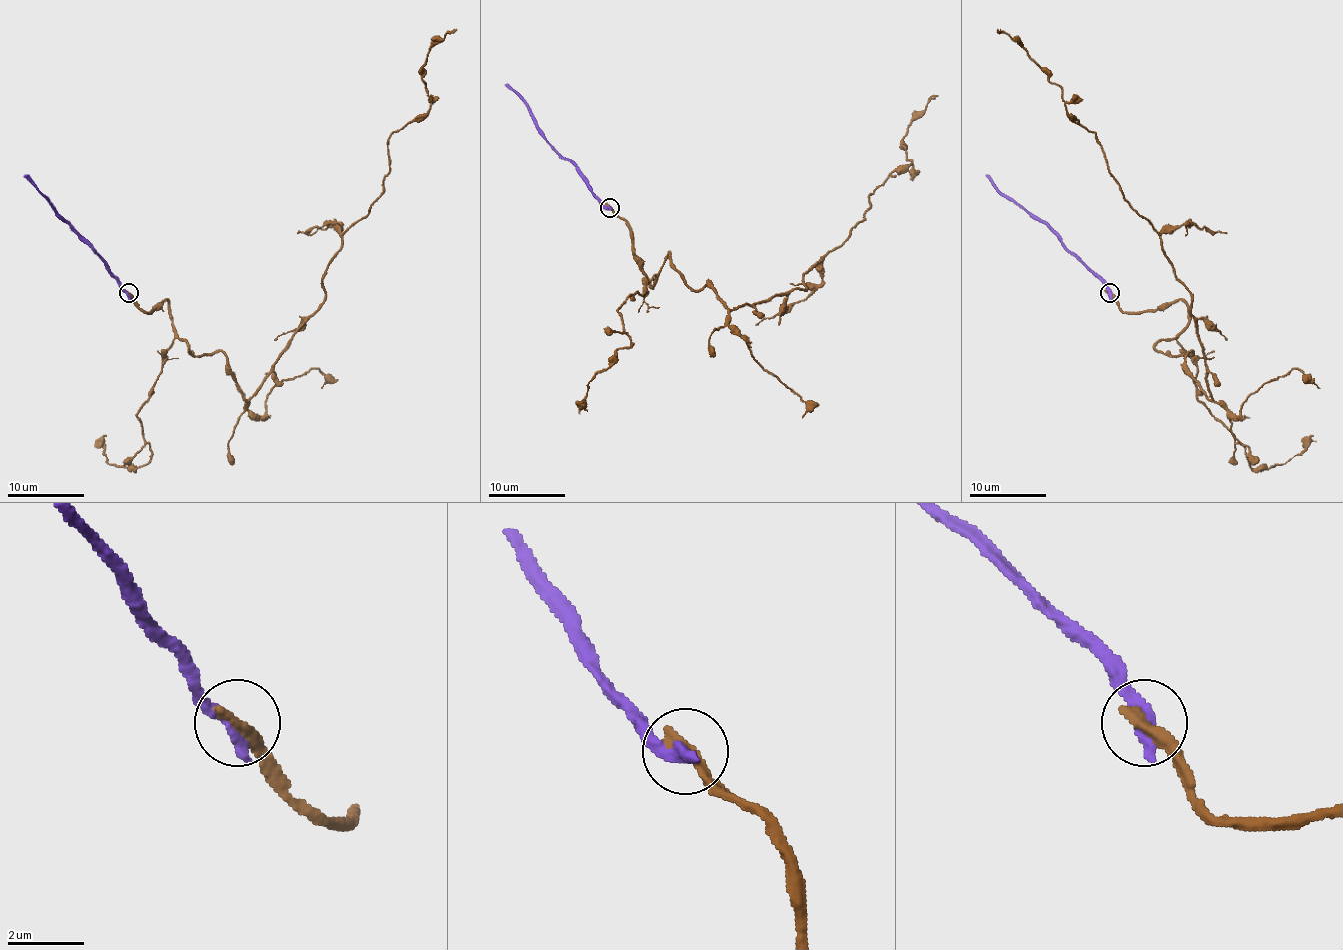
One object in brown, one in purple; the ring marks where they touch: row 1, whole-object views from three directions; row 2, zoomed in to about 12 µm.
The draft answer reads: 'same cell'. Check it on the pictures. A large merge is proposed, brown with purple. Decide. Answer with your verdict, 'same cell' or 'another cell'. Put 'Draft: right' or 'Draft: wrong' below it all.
another cell
Draft: wrong

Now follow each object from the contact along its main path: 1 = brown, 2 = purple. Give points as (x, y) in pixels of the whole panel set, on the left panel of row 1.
1: (129, 292), (165, 300), (190, 352), (219, 352), (253, 394), (457, 29)
2: (127, 292), (113, 277), (108, 263), (23, 175)

